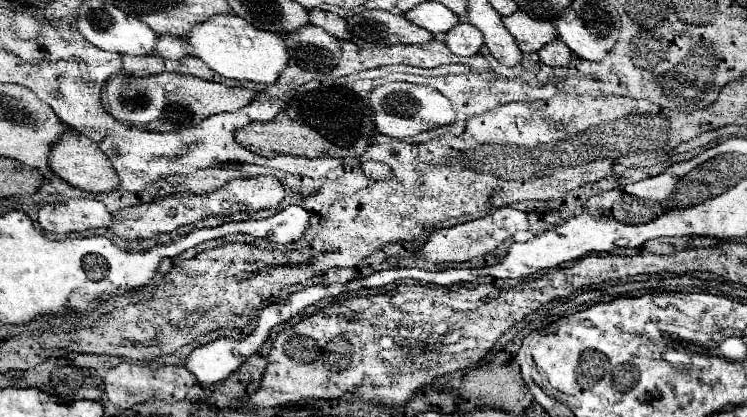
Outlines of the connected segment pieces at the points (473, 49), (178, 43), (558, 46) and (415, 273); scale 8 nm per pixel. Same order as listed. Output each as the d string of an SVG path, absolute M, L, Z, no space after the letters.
M459 23L459 27L453 27L447 33L447 47L459 57L471 57L481 51L483 35L477 27L469 23Z
M161 35L159 37L159 47L157 53L165 59L175 59L181 61L191 55L191 45L183 37L173 37L173 35Z
M553 39L547 47L543 47L539 51L539 57L541 57L541 63L545 63L549 67L565 67L573 59L571 51L567 51L567 47L563 47L561 39Z
M389 269L387 273L379 273L379 287L385 287L387 283L403 281L403 279L417 279L417 281L429 283L429 273L419 269Z

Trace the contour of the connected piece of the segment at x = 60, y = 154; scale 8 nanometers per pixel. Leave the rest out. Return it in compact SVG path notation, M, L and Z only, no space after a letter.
M67 129L63 133L63 139L53 147L49 167L53 169L53 173L57 173L69 185L79 187L89 193L109 193L109 191L119 189L119 177L115 175L111 161L105 157L105 153L91 139L77 133L75 129Z

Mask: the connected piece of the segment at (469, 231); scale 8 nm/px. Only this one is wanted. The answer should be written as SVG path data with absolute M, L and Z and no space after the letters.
M497 209L493 215L463 223L463 225L455 225L449 229L439 229L433 231L427 241L415 251L415 257L421 257L429 263L465 263L477 257L483 257L487 253L493 253L495 247L499 247L503 241L511 239L517 231L527 231L529 229L529 219L527 213L517 211L517 209Z

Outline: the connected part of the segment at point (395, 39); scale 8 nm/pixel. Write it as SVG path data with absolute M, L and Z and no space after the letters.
M369 11L347 19L351 41L359 47L391 47L391 45L413 45L429 43L433 33L407 21L403 15L389 11Z

